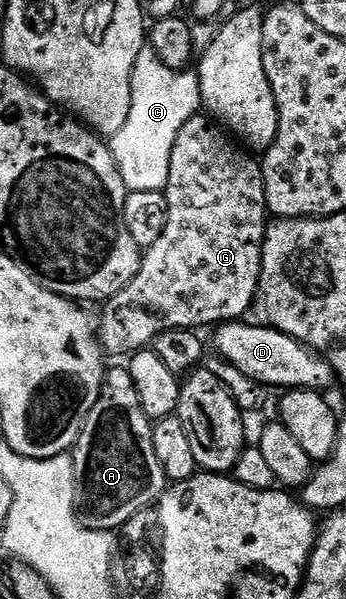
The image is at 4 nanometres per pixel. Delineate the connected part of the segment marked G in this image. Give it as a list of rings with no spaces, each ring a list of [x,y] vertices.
[[[197,114],[178,130],[178,138],[174,138],[174,150],[170,150],[170,178],[168,187],[163,194],[166,198],[166,206],[169,207],[168,221],[161,237],[149,248],[143,249],[140,258],[140,273],[133,278],[118,294],[114,294],[103,305],[104,317],[98,320],[98,335],[100,346],[109,357],[131,357],[133,352],[147,349],[158,338],[158,334],[169,332],[175,328],[190,328],[204,330],[207,324],[219,326],[240,322],[245,319],[248,311],[253,311],[260,294],[260,275],[262,274],[262,250],[264,249],[264,231],[267,230],[270,220],[266,215],[264,202],[264,170],[261,161],[248,148],[241,146],[219,123],[208,114]]]

